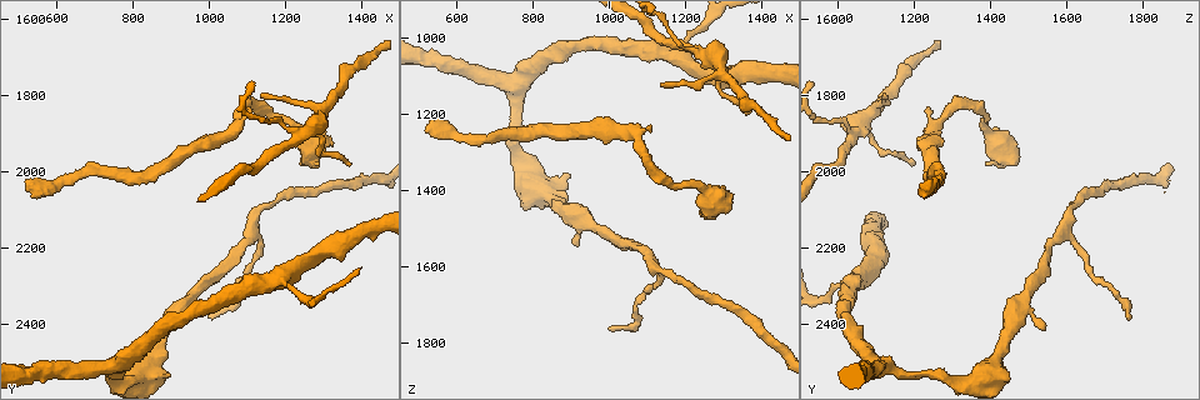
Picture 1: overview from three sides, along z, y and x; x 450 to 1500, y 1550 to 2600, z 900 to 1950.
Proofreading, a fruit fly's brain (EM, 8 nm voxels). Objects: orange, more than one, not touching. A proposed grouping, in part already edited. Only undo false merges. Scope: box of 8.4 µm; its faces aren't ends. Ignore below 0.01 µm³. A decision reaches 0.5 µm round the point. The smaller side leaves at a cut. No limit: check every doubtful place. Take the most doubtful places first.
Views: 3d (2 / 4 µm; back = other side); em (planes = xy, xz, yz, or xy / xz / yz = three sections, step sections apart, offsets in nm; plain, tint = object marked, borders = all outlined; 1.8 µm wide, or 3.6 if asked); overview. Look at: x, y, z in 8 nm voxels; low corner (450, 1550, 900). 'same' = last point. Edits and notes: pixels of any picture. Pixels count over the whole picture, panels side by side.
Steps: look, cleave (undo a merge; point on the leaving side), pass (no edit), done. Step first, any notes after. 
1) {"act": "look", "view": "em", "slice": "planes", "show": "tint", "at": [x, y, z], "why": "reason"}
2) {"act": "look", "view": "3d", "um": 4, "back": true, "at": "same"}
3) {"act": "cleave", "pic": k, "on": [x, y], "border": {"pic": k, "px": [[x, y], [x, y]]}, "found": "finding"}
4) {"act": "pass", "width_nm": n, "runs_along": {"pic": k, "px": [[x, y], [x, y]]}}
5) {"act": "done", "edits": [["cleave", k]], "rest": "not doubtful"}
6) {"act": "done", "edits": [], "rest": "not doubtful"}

{"act": "look", "view": "3d", "um": 4, "at": [1105, 2170, 1580], "why": "two arms in line, one across"}

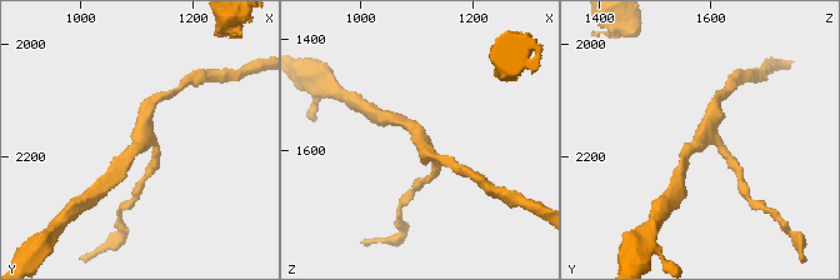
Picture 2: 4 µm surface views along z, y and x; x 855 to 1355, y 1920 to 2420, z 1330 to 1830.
{"act": "look", "view": "em", "slice": "planes", "show": "tint", "at": [1105, 2165, 1585]}

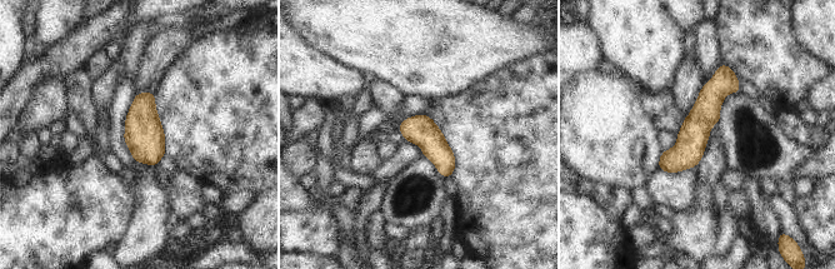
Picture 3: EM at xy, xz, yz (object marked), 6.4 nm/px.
{"act": "pass", "arms": 3, "runs_along": {"pic": 3, "px": [[723, 68], [693, 138], [663, 167]]}, "found": "one neuron here"}

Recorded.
{"act": "look", "view": "3d", "um": 4, "at": [1285, 1870, 1045], "why": "two arms at a narrow angle"}

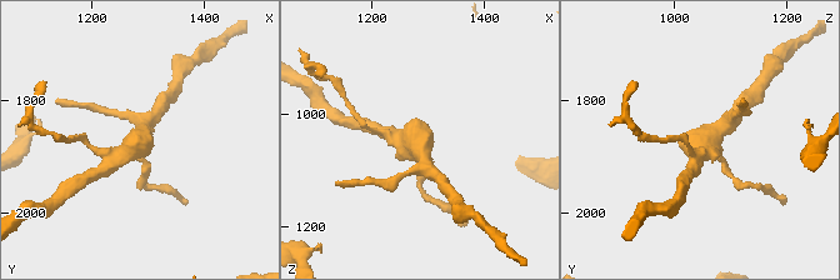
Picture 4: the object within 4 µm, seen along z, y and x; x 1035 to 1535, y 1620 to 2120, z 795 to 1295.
{"act": "look", "view": "em", "slice": "xz", "step": 16, "show": "tint", "at": [1280, 1880, 1045]}

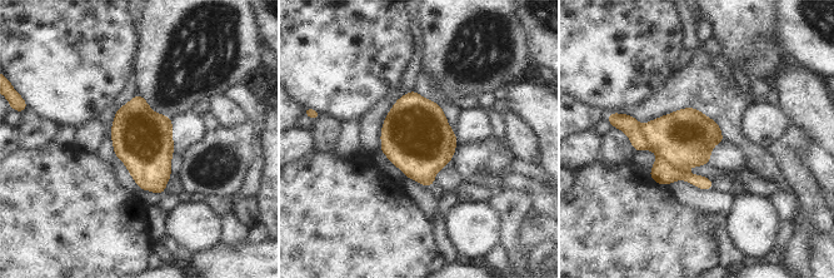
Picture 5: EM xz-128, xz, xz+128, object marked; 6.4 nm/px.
{"act": "look", "view": "em", "slice": "planes", "show": "tint", "at": "same"}

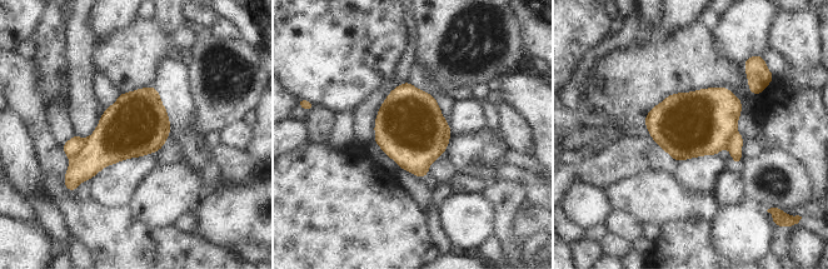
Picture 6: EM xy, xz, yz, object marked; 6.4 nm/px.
{"act": "cleave", "pic": 6, "on": [73, 147], "border": {"pic": 6, "px": [[86, 140], [85, 145], [70, 158]]}, "found": "a second neuron is stuck on"}

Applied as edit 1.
{"act": "look", "view": "em", "slice": "planes", "show": "tint", "at": [1290, 1840, 1095], "why": "a fork"}

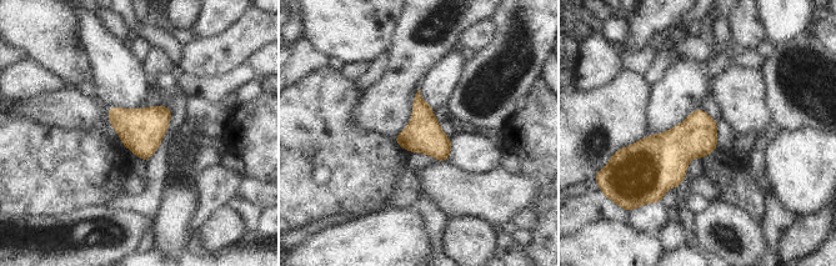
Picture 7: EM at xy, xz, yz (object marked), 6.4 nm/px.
{"act": "pass", "found": "all the same neuron"}

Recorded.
{"act": "look", "view": "3d", "um": 2, "back": true, "at": [1245, 1890, 1400], "why": "thick turns thin"}

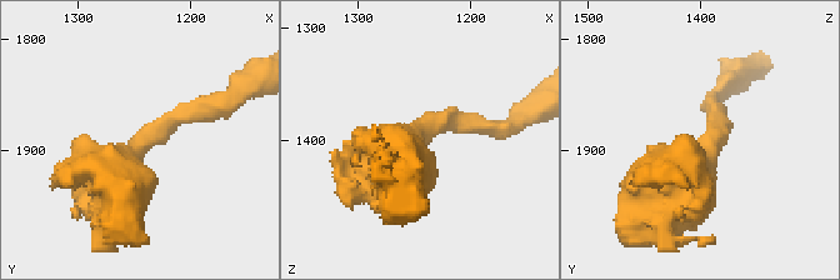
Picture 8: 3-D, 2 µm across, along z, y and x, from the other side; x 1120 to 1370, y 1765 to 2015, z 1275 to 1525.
{"act": "look", "view": "em", "um": 3.6, "slice": "planes", "show": "tint", "at": [1246, 1894, 1396]}

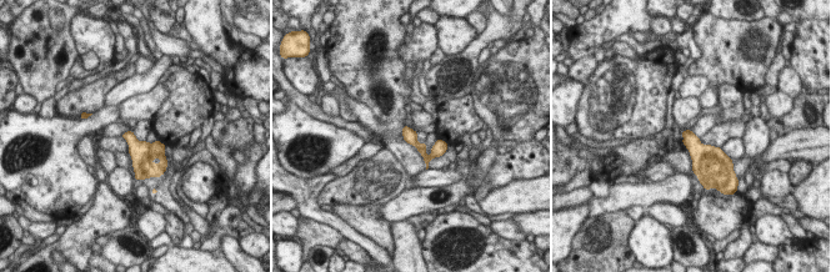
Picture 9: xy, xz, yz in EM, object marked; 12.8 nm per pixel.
{"act": "pass", "found": "continuous, no second neuron"}

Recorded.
{"act": "done", "edits": [["cleave", 6]], "rest": "not doubtful"}

